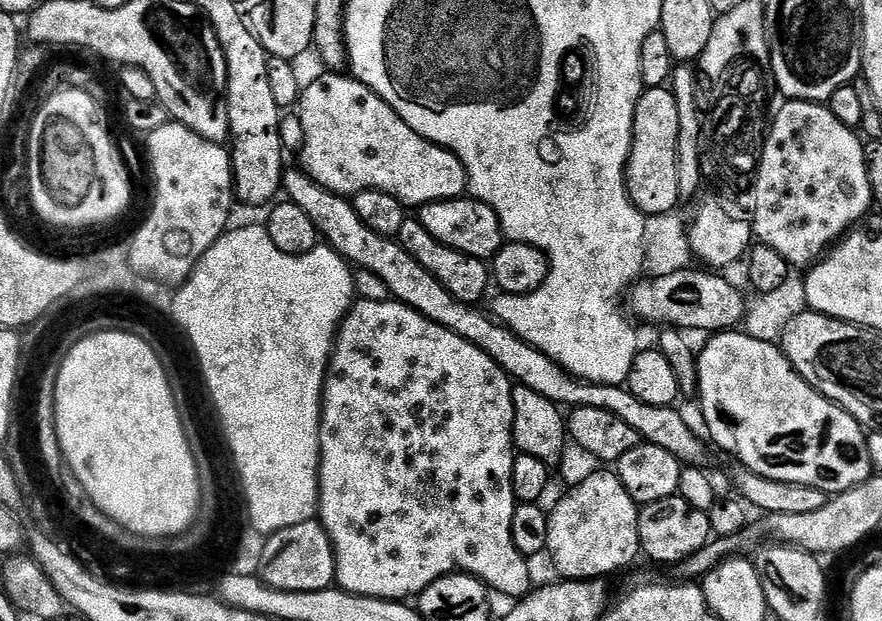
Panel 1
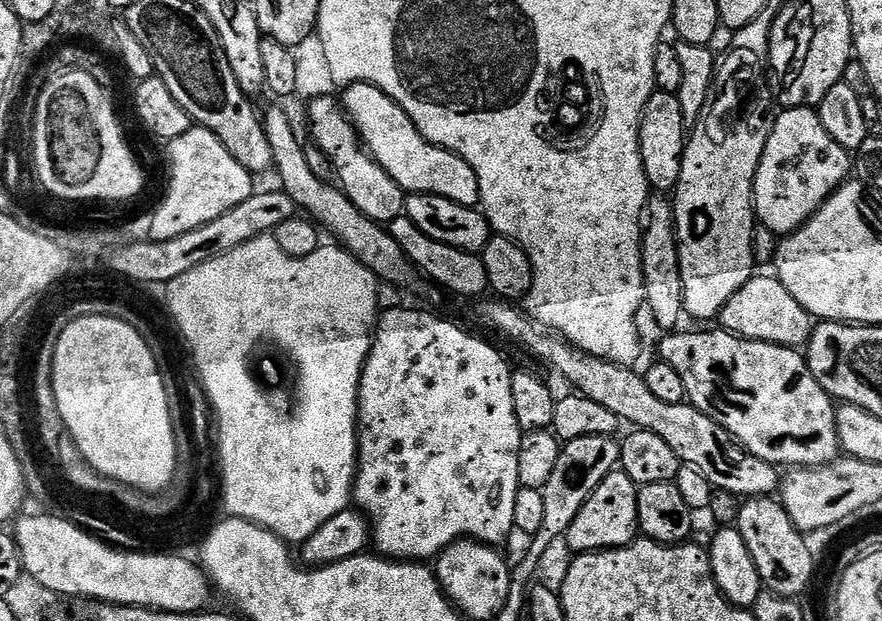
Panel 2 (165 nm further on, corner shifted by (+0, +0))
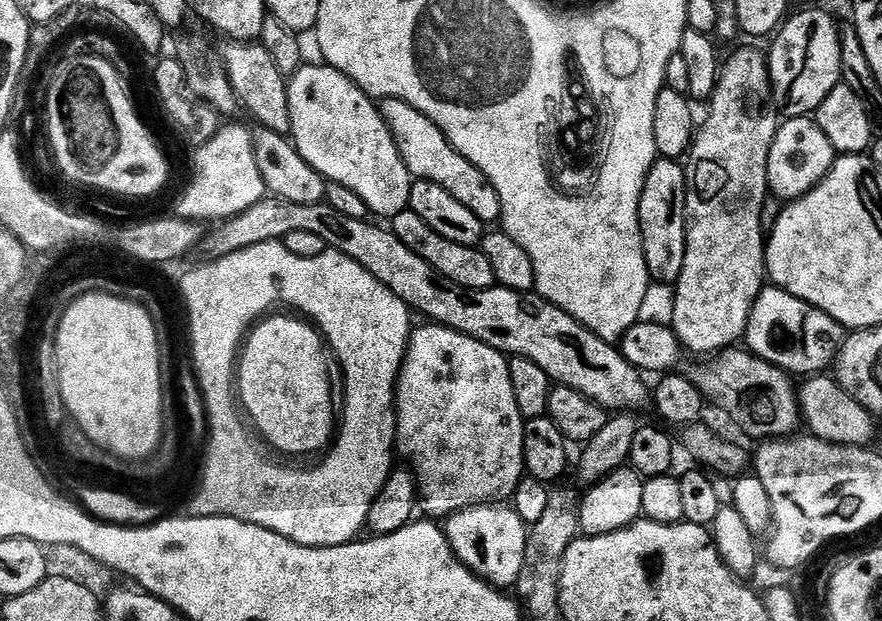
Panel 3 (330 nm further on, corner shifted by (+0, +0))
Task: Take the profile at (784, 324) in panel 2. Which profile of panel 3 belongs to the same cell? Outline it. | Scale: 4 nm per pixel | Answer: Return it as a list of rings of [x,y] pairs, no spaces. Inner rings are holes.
[[[765,286],[754,302],[746,333],[747,351],[796,378],[824,374],[835,365],[846,339],[846,329],[822,310],[810,306],[785,288]]]

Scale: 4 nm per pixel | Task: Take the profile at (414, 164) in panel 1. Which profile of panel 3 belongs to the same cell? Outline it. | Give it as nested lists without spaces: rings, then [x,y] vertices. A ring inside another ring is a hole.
[[[390,99],[380,104],[379,110],[413,178],[442,186],[446,194],[454,194],[454,198],[458,198],[466,210],[474,210],[476,217],[486,226],[495,225],[492,223],[500,220],[500,199],[494,186],[490,186],[488,179],[466,158],[462,158],[462,154],[456,152],[455,146],[448,142],[438,126],[434,126],[434,122],[430,122],[430,118],[426,118],[426,114],[414,110],[414,106],[406,102]]]

